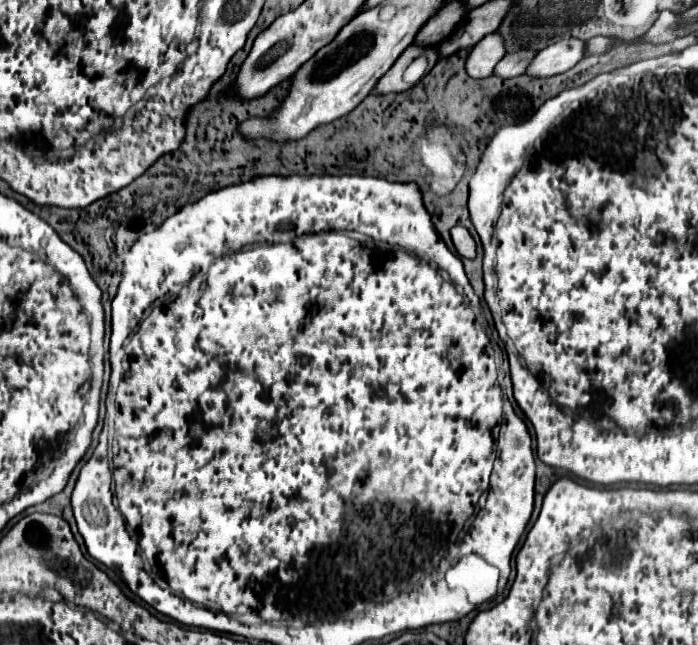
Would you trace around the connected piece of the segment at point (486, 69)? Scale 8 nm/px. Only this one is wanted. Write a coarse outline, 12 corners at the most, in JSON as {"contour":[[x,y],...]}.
{"contour":[[487,34],[467,58],[471,78],[487,78],[505,56],[503,40]]}

